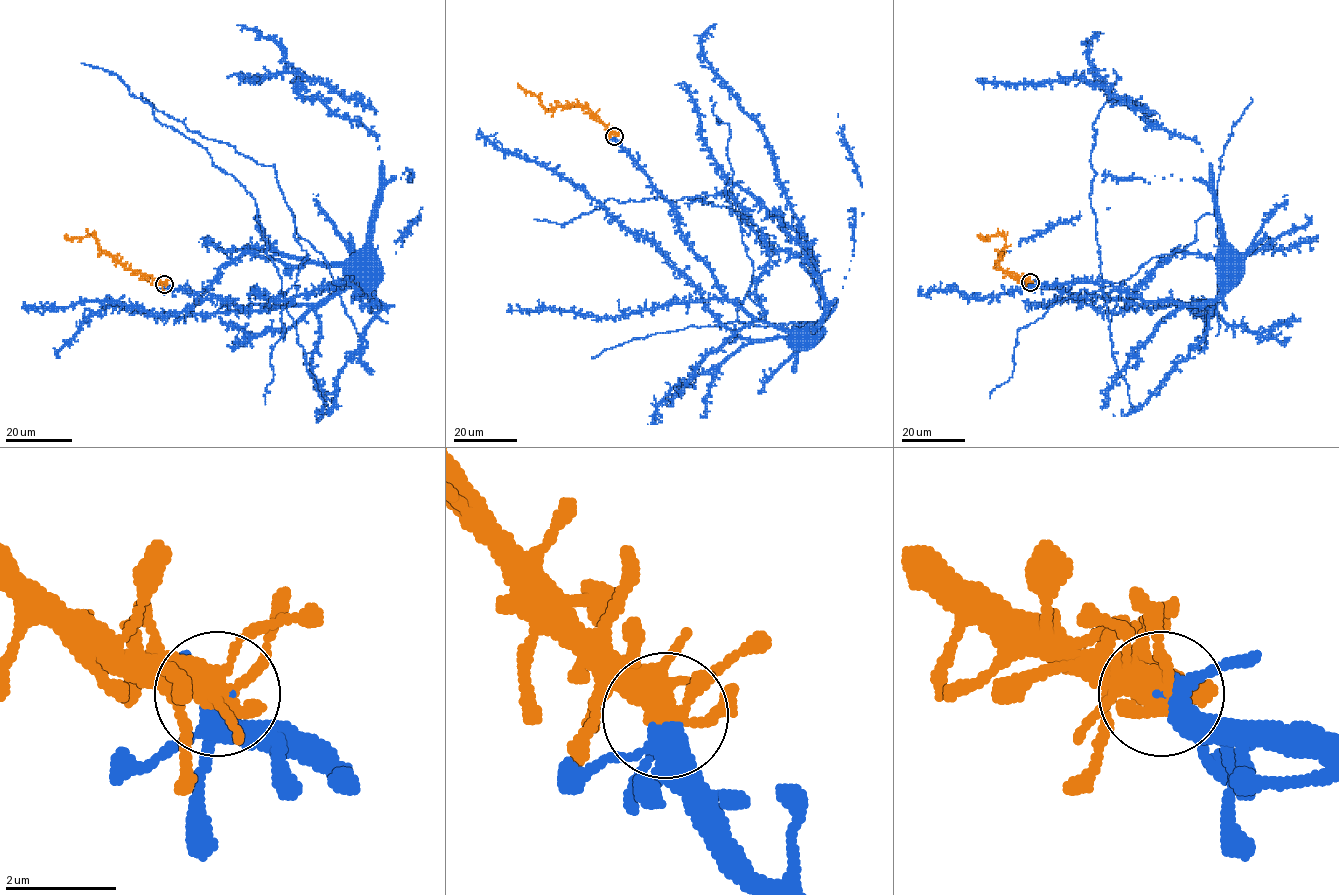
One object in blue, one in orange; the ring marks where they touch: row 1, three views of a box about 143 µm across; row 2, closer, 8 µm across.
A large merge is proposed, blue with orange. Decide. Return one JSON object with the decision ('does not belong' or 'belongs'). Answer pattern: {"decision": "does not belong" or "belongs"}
{"decision": "belongs"}

